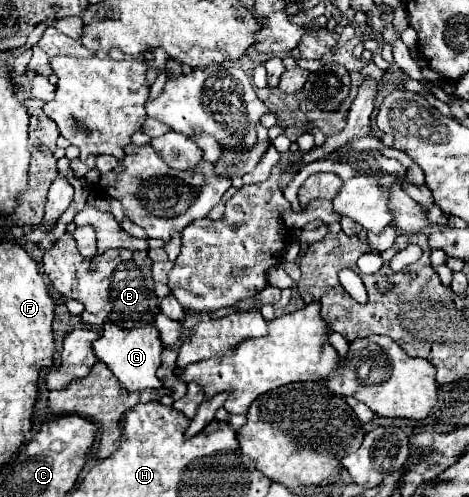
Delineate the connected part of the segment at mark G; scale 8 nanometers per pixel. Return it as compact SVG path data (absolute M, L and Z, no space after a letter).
M105 322L101 328L103 334L93 342L93 350L101 362L109 366L109 370L117 376L121 386L129 392L139 392L147 388L161 388L161 380L155 376L159 364L161 364L161 352L163 342L159 338L159 330L155 324L143 324L137 328L123 328L113 322Z

